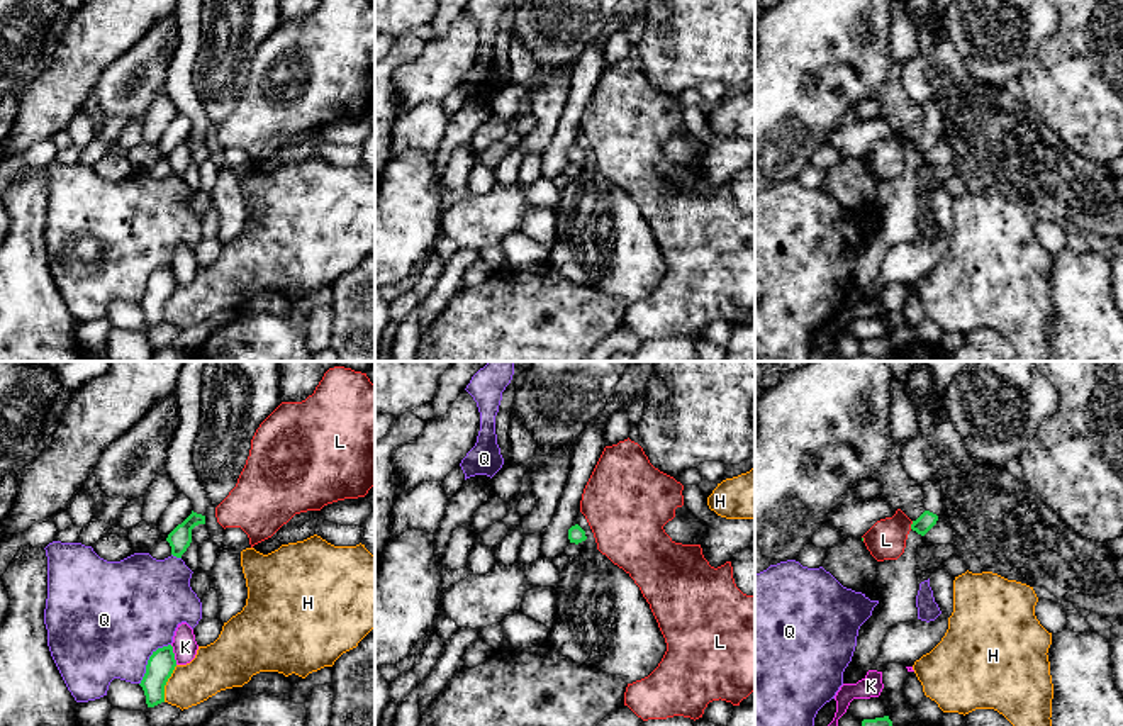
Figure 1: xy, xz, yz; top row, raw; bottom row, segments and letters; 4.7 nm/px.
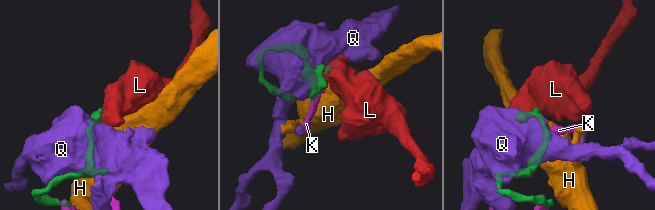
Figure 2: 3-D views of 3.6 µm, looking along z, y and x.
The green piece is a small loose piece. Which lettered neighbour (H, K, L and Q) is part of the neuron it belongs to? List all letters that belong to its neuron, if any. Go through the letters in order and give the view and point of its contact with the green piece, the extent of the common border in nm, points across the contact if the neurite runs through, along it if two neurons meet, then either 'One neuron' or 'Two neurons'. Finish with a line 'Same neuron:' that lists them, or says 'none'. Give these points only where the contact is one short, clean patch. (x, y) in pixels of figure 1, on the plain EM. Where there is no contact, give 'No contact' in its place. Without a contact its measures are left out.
H: Touches green at xy (165, 304). Shared border 190 nm. Boundary: xy (177, 285), (165, 306), (163, 321). Two neurons
K: Touches green at xy (173, 275). Shared border 100 nm. Two neurons
L: Touches green at yz (911, 145). Shared border 40 nm. Boundary: yz (913, 141), (910, 148). Two neurons
Q: Touches green at xy (148, 280). Shared border 240 nm. Two neurons
Same neuron: none

